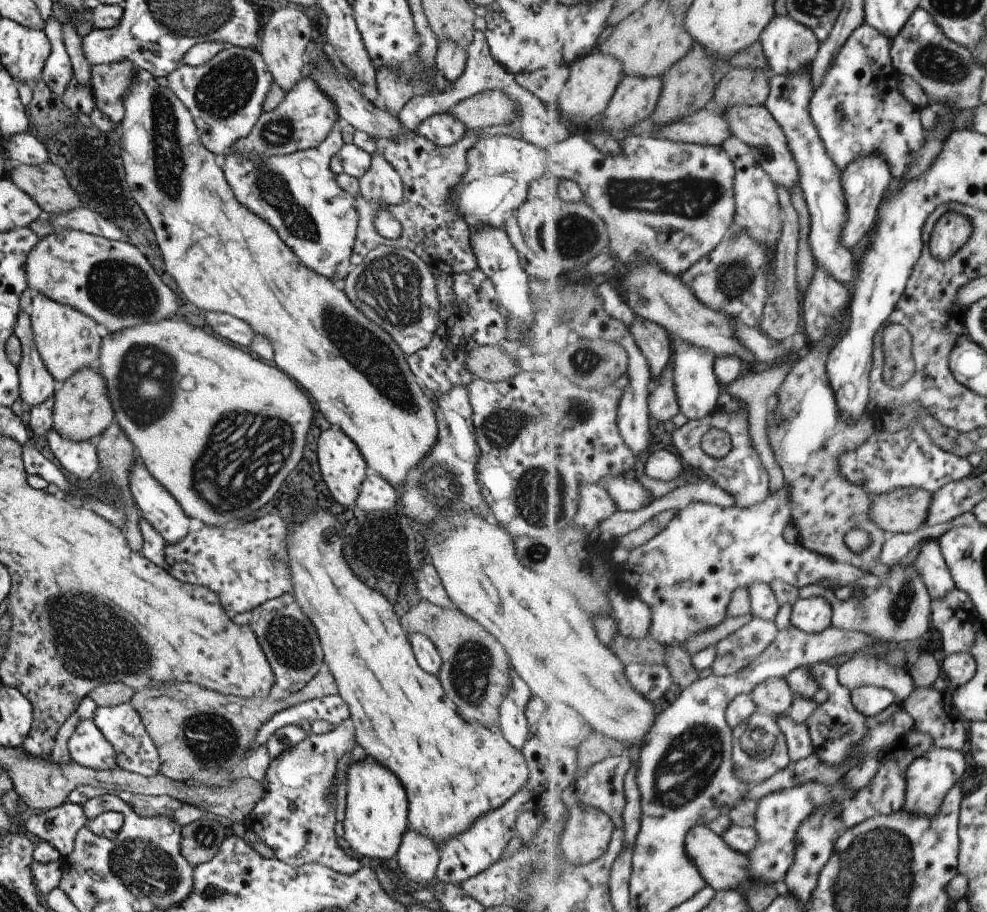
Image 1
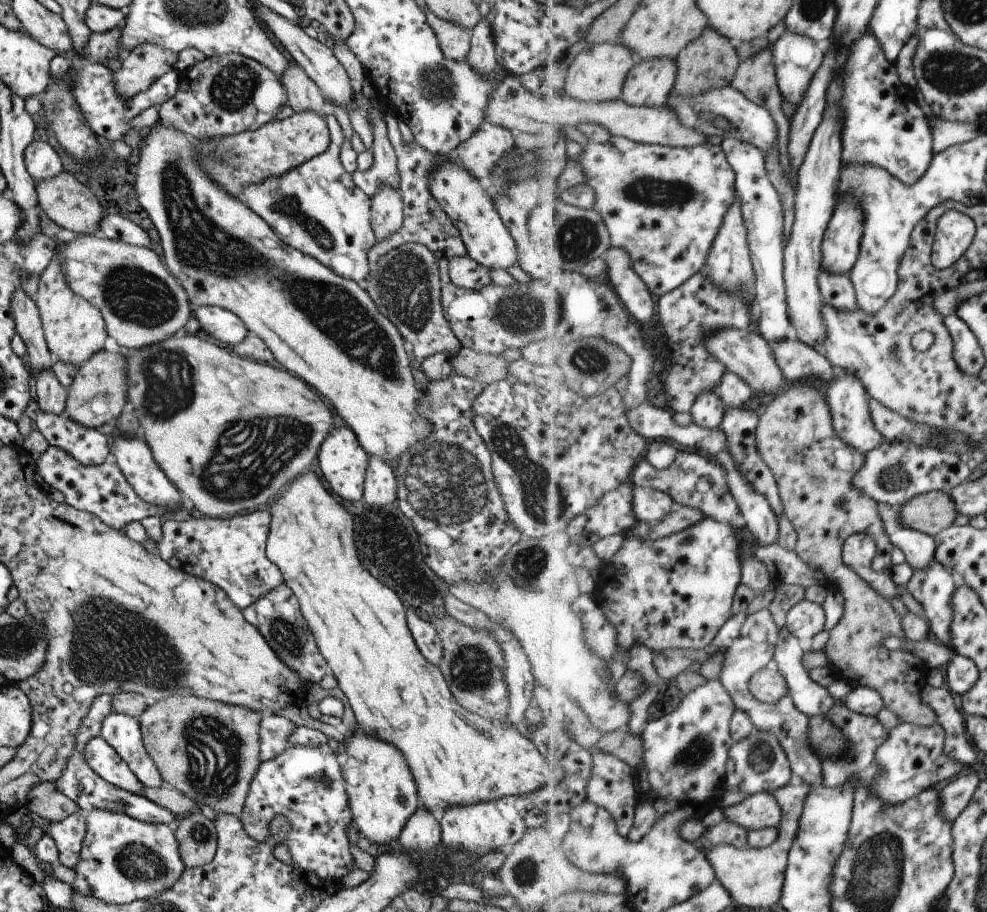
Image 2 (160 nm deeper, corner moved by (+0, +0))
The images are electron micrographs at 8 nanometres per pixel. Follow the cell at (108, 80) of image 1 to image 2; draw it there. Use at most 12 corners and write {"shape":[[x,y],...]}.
{"shape":[[156,44],[133,47],[113,73],[125,100],[173,69],[178,53]]}

